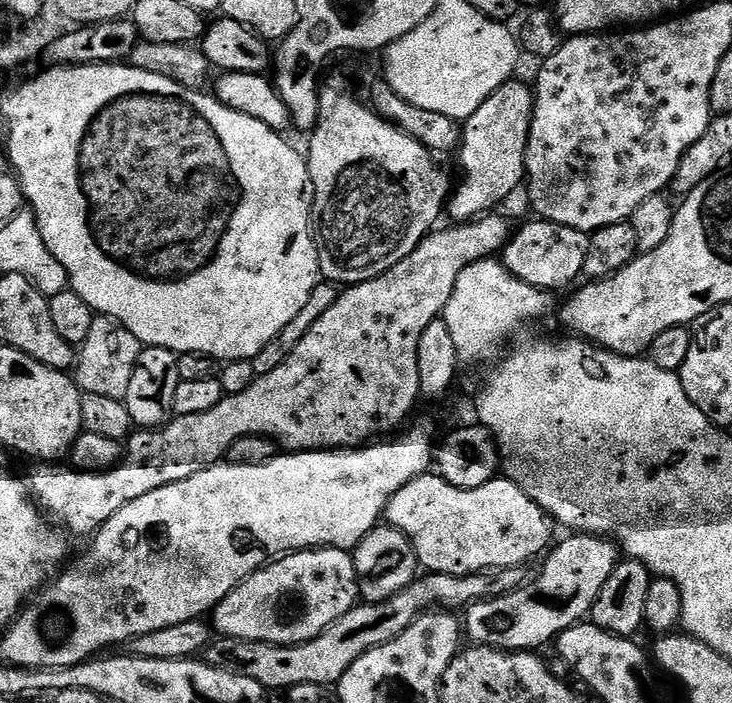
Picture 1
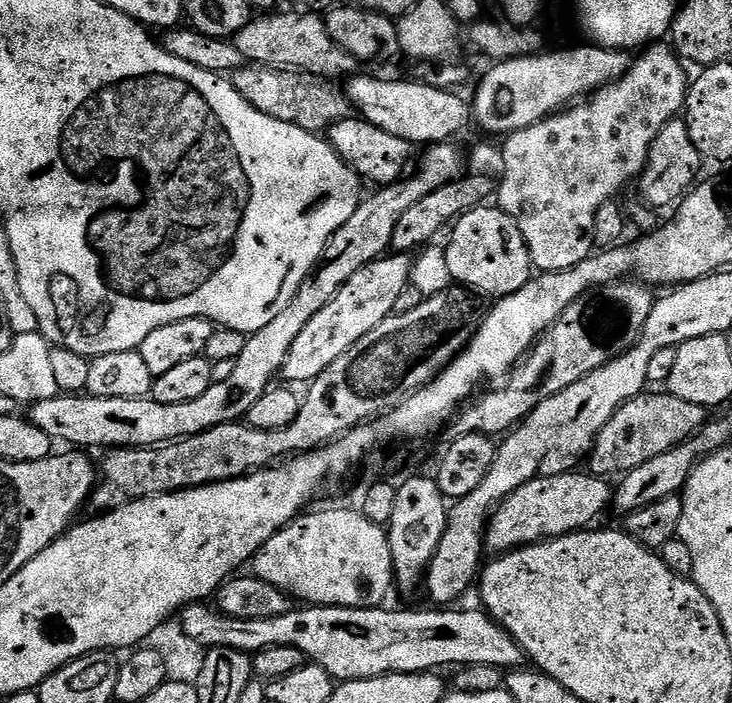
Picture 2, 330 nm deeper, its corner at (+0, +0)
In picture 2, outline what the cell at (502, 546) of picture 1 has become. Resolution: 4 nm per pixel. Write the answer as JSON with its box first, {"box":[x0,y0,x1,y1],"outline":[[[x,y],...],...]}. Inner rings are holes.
{"box":[486,470,614,553],"outline":[[[573,470],[557,476],[538,476],[535,480],[518,486],[496,505],[487,525],[486,544],[493,553],[511,552],[513,548],[524,548],[528,544],[539,544],[578,532],[588,524],[614,498],[614,488],[607,479]]]}

